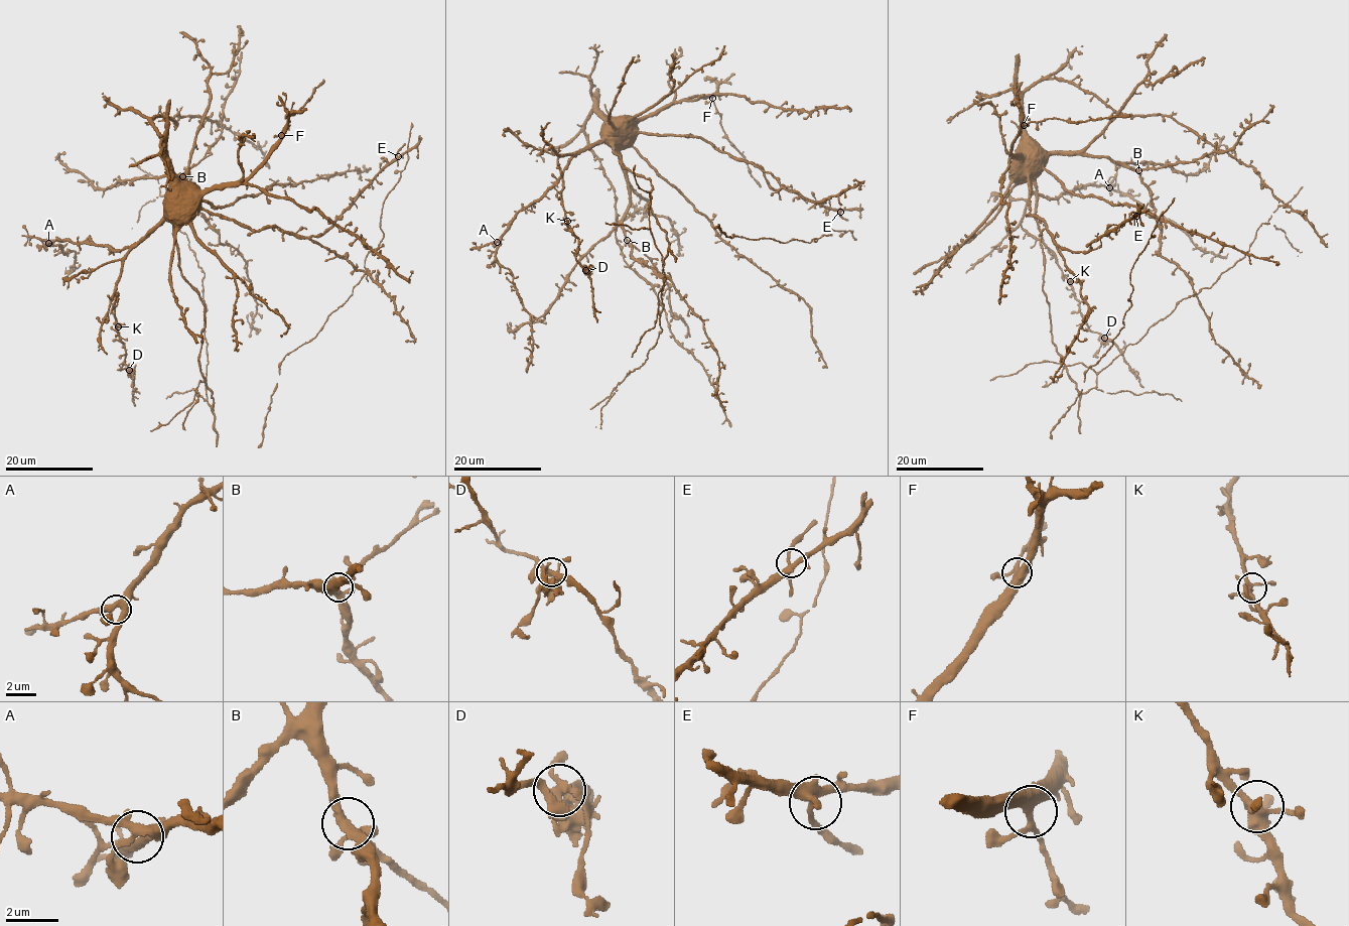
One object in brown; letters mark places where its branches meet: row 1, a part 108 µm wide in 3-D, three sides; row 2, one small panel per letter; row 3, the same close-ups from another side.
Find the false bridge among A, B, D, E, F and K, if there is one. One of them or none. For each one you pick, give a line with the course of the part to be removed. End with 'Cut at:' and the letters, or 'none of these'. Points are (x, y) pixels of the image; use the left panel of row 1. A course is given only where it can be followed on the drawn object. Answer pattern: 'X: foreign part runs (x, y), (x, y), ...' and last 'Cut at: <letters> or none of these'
D: foreign part runs (128, 370), (133, 378), (132, 391)
Cut at: D

